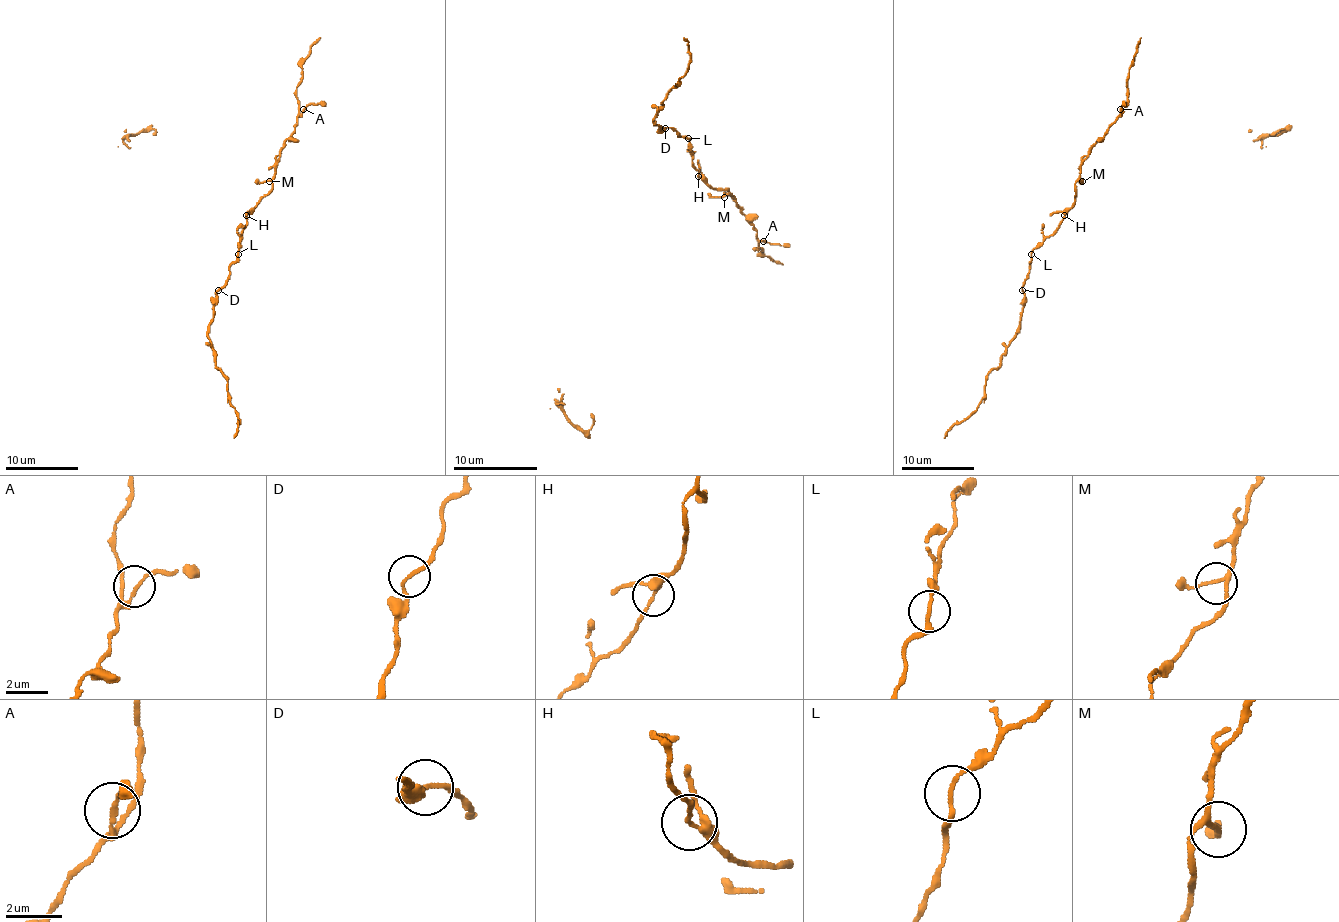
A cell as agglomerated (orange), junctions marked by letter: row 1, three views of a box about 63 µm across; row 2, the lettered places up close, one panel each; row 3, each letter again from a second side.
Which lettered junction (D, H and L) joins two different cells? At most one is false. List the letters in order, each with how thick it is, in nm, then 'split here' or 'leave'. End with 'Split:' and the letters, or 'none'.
D: 150 nm thick; leave
H: 140 nm thick; leave
L: 160 nm thick; leave
Split: none

